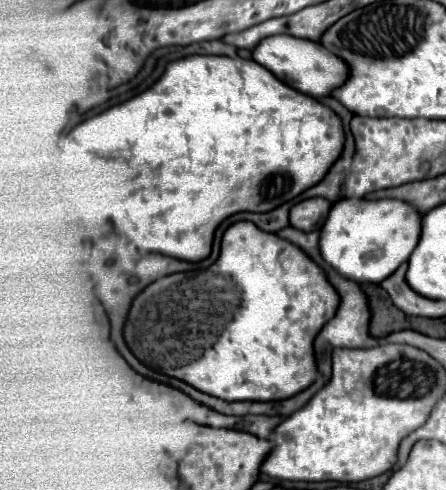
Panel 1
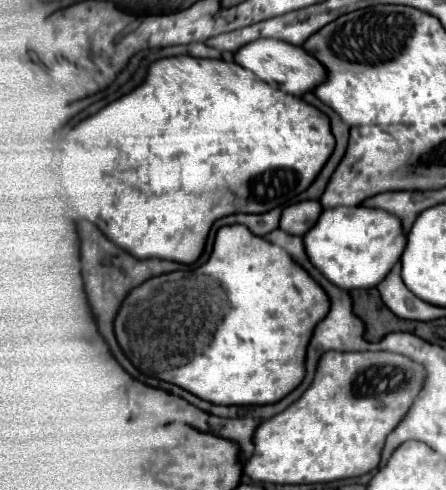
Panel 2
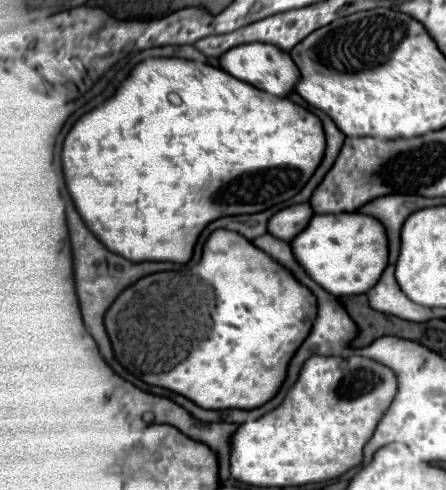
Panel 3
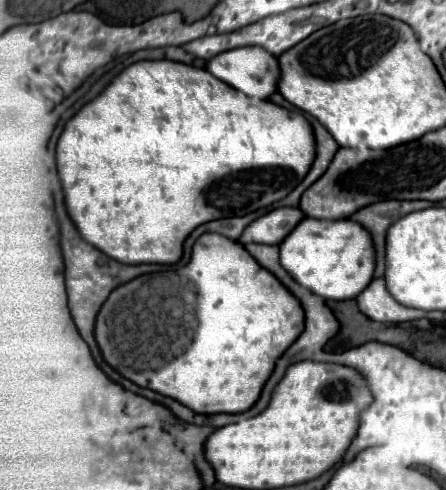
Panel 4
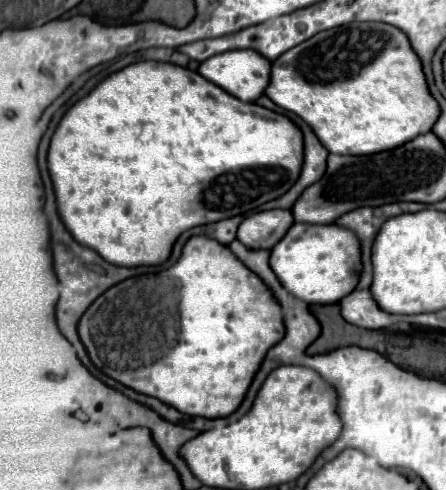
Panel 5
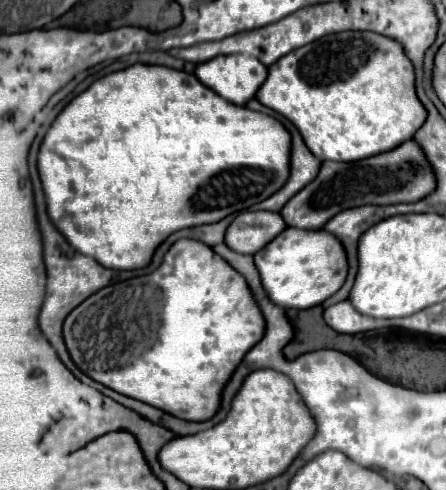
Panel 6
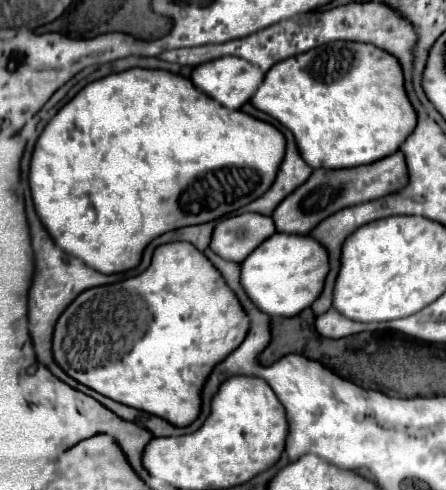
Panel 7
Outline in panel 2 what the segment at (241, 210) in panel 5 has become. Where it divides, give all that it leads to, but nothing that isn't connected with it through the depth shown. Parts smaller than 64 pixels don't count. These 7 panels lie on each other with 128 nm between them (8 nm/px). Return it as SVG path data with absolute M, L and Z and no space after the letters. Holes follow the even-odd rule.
M174 56L156 60L150 66L146 80L132 90L130 94L122 96L120 100L108 104L94 116L82 120L74 126L62 142L62 182L68 198L72 200L74 210L84 218L94 222L114 244L128 250L136 258L164 258L182 264L192 264L200 258L208 232L218 218L236 212L250 212L250 214L264 214L272 208L290 204L298 194L302 194L320 174L324 164L328 162L330 154L334 152L336 140L330 130L330 118L322 114L318 108L310 106L302 98L292 94L280 92L278 88L270 86L268 82L260 80L256 74L240 68L236 62L226 60L208 60L208 58L194 58L194 56Z

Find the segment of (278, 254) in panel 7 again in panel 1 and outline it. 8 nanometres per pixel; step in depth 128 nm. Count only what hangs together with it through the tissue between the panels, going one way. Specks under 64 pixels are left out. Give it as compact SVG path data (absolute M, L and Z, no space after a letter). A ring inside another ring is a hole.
M338 200L320 234L324 260L344 278L354 282L382 282L416 248L422 232L422 214L404 200Z

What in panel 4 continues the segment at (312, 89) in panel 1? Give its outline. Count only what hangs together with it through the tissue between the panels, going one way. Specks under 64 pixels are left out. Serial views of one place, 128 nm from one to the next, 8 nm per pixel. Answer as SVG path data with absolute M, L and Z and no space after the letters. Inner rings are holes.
M234 48L232 52L222 52L220 56L214 56L206 68L226 84L234 86L236 90L256 96L256 98L270 98L276 92L276 84L280 80L280 66L278 58L272 56L270 52L264 52L264 48Z

